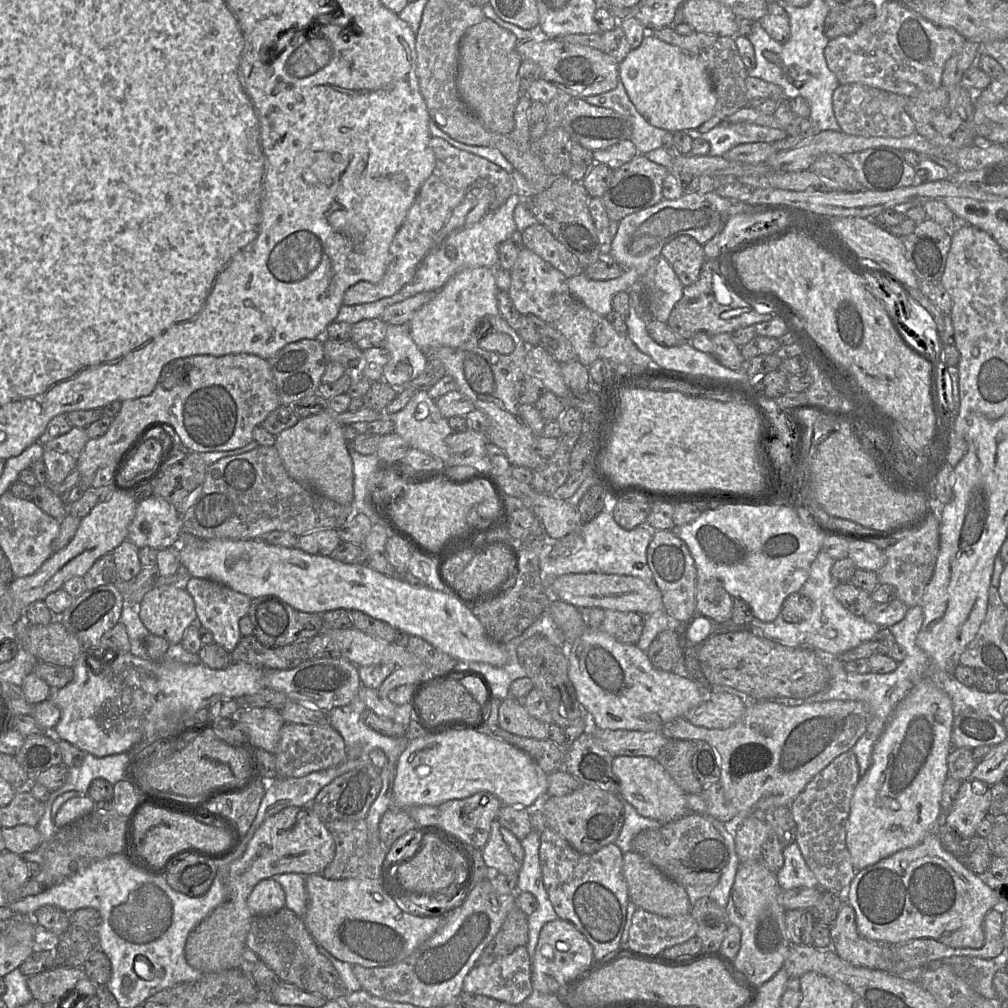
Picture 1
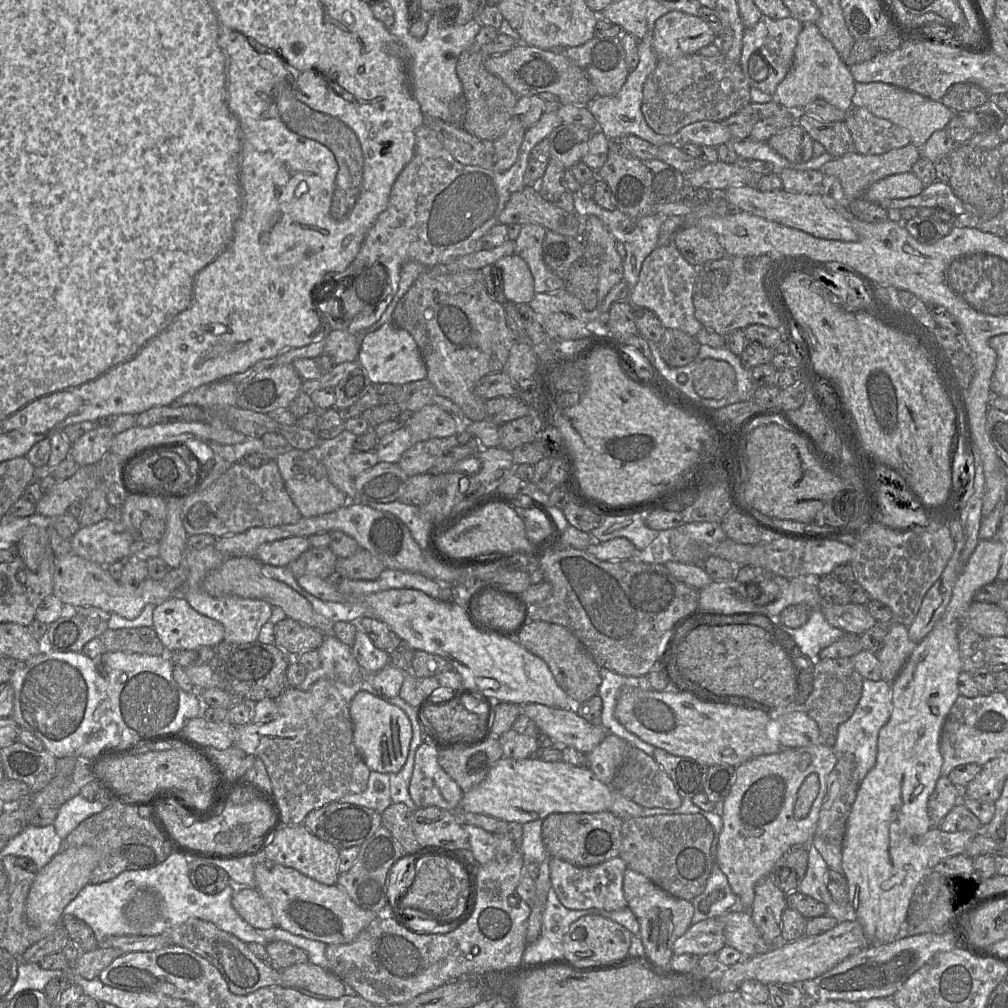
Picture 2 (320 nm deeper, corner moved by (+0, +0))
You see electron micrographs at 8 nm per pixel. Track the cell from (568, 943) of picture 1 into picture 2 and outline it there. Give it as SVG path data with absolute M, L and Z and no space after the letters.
M585 915L571 924L563 938L564 957L577 966L624 960L631 945L632 933L619 923L601 915Z

